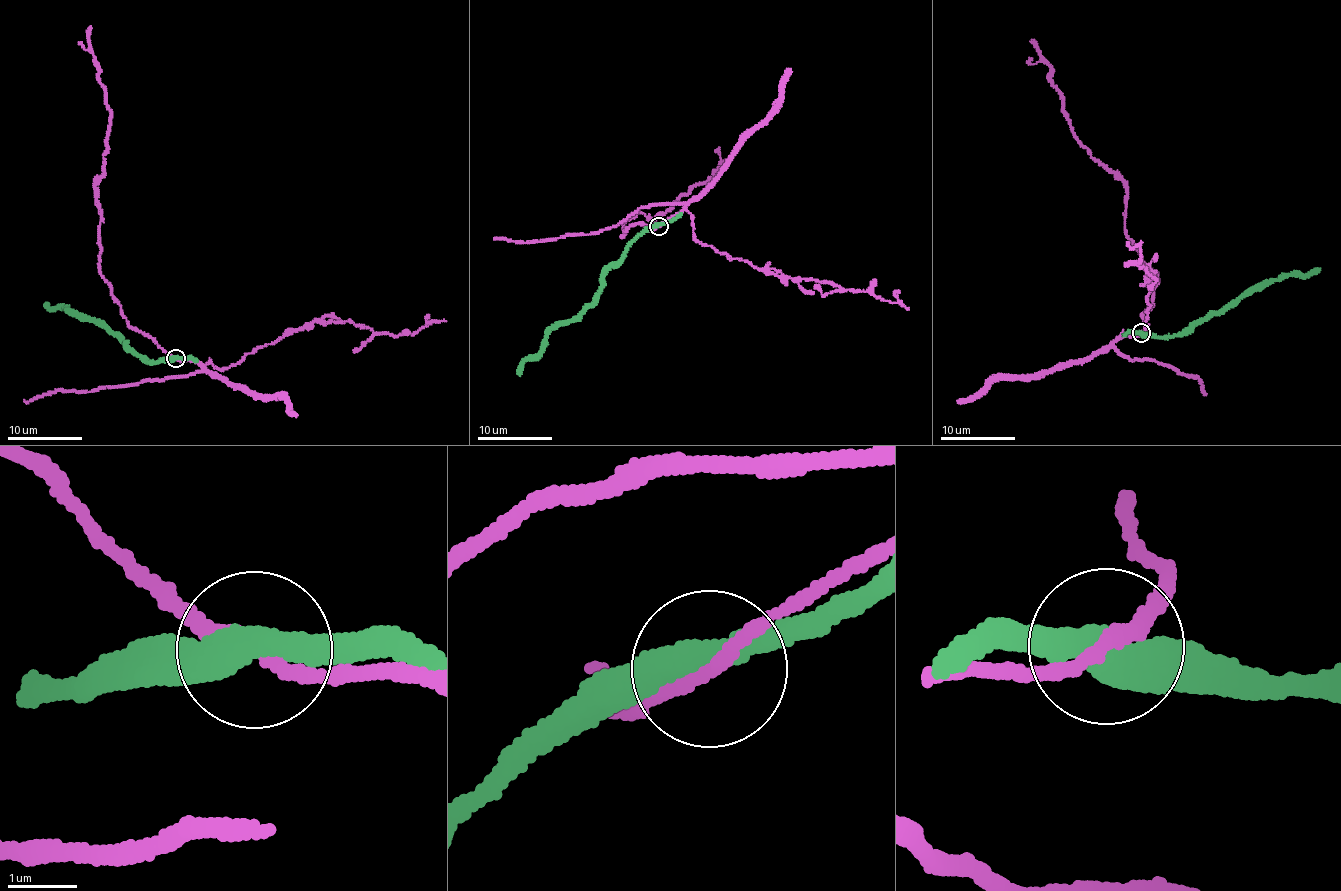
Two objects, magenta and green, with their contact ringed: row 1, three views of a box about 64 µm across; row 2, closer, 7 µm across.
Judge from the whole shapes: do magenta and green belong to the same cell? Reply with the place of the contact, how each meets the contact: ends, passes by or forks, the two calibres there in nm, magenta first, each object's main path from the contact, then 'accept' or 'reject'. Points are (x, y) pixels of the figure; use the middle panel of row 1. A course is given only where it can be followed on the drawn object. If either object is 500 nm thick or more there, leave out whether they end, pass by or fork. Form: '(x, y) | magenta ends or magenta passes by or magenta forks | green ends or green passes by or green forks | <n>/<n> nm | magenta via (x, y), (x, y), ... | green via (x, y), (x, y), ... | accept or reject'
(658, 226) | magenta passes by | green passes by | 190/400 nm | magenta via (659, 226), (637, 223), (623, 237), (623, 224), (641, 212), (653, 220), (680, 195), (714, 181), (732, 158) | green via (657, 227), (647, 227), (620, 260), (611, 262), (591, 305), (570, 321), (551, 326), (520, 376) | accept

